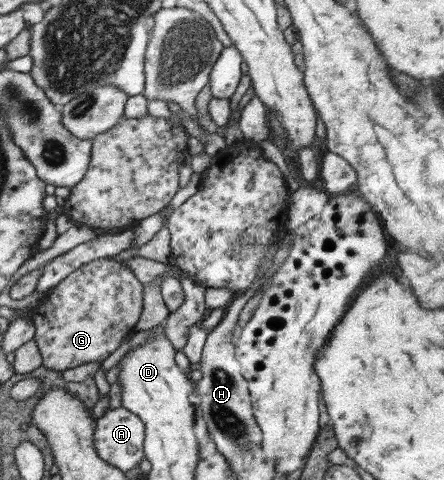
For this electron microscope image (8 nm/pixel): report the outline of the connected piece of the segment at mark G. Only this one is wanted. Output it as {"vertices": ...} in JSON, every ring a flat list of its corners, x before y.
{"vertices":[[105,257,90,261,65,277,54,287,53,292,41,298,37,308,29,315,30,321,36,327,34,340,42,355,42,364,61,372,86,363,101,362,109,357,120,346,123,338,136,330,136,323,145,307,143,288,144,285,124,261,107,260]]}

